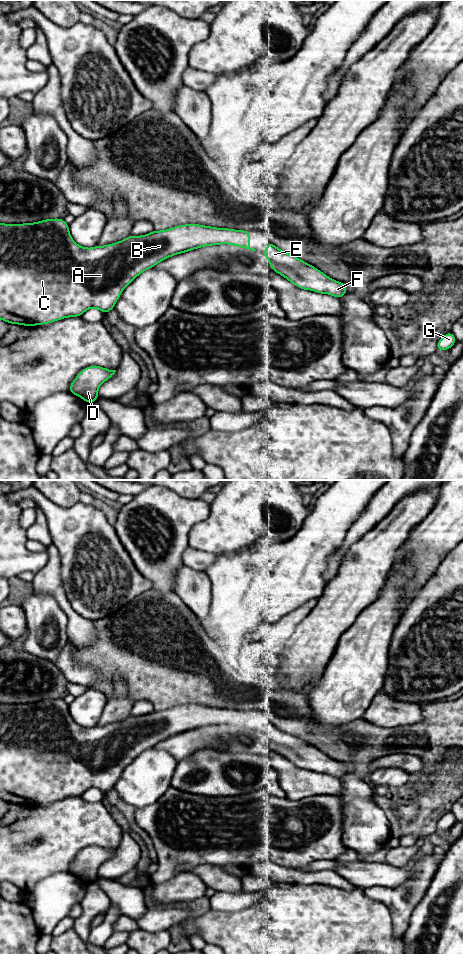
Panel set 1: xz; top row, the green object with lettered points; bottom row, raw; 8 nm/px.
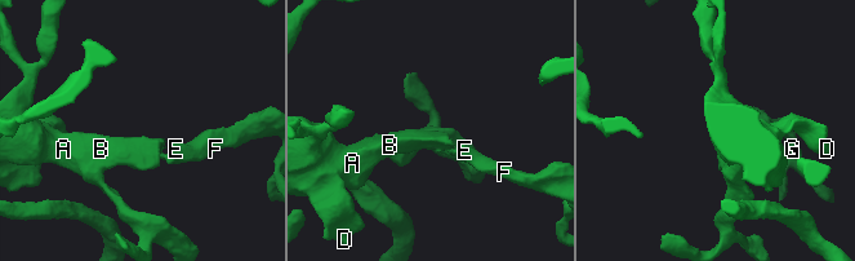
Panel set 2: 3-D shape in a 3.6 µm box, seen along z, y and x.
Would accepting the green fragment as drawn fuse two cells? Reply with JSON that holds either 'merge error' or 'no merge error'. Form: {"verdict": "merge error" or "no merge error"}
{"verdict": "no merge error"}

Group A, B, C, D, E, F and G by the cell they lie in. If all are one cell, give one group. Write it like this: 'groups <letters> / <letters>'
groups A B C D E F G

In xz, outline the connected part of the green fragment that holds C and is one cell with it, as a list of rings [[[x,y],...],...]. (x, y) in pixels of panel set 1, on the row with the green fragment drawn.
[[[46,219],[25,224],[0,223],[0,319],[9,324],[36,326],[81,316],[90,308],[97,308],[106,314],[113,310],[124,288],[143,271],[175,254],[220,244],[256,251],[250,247],[250,231],[198,224],[179,225],[162,231],[154,230],[143,236],[130,235],[122,241],[106,246],[84,248],[74,242],[69,233],[69,225],[63,219]]]

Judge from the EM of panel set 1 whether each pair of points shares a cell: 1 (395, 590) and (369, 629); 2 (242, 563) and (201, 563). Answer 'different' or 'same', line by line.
1: same
2: different

